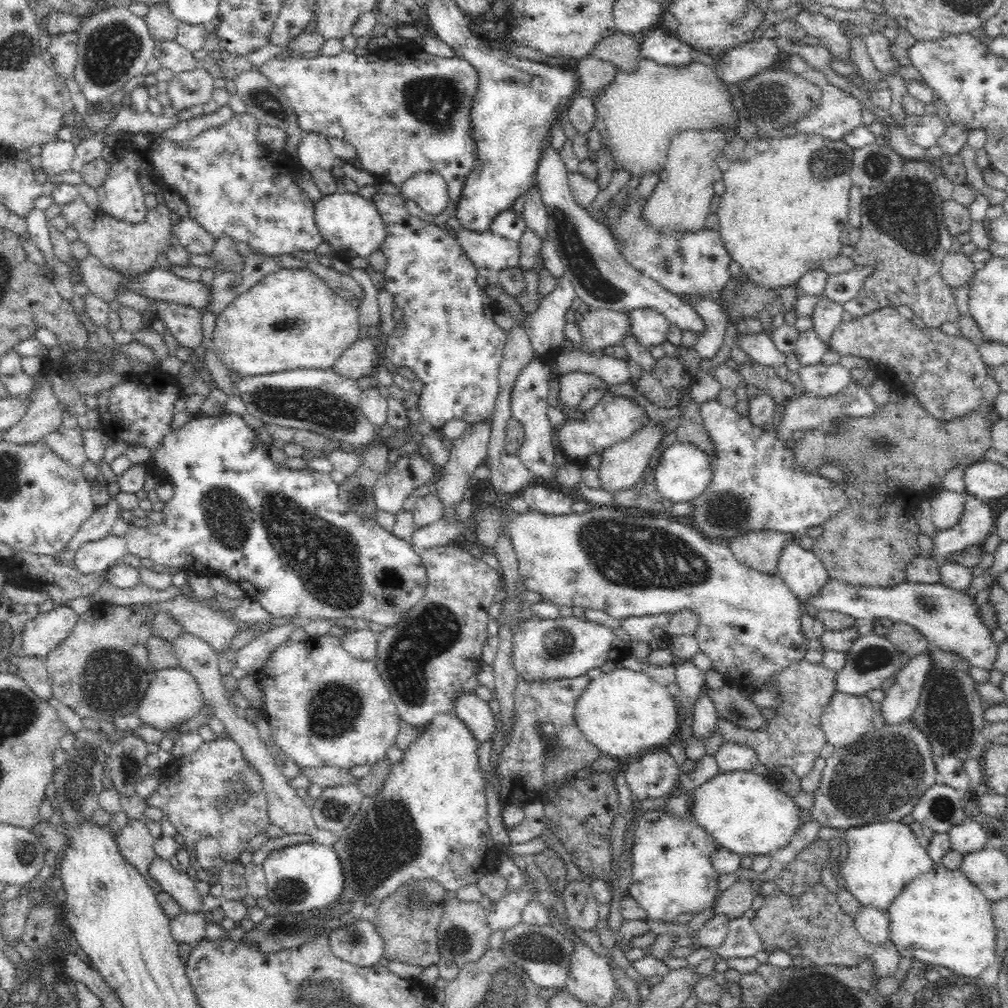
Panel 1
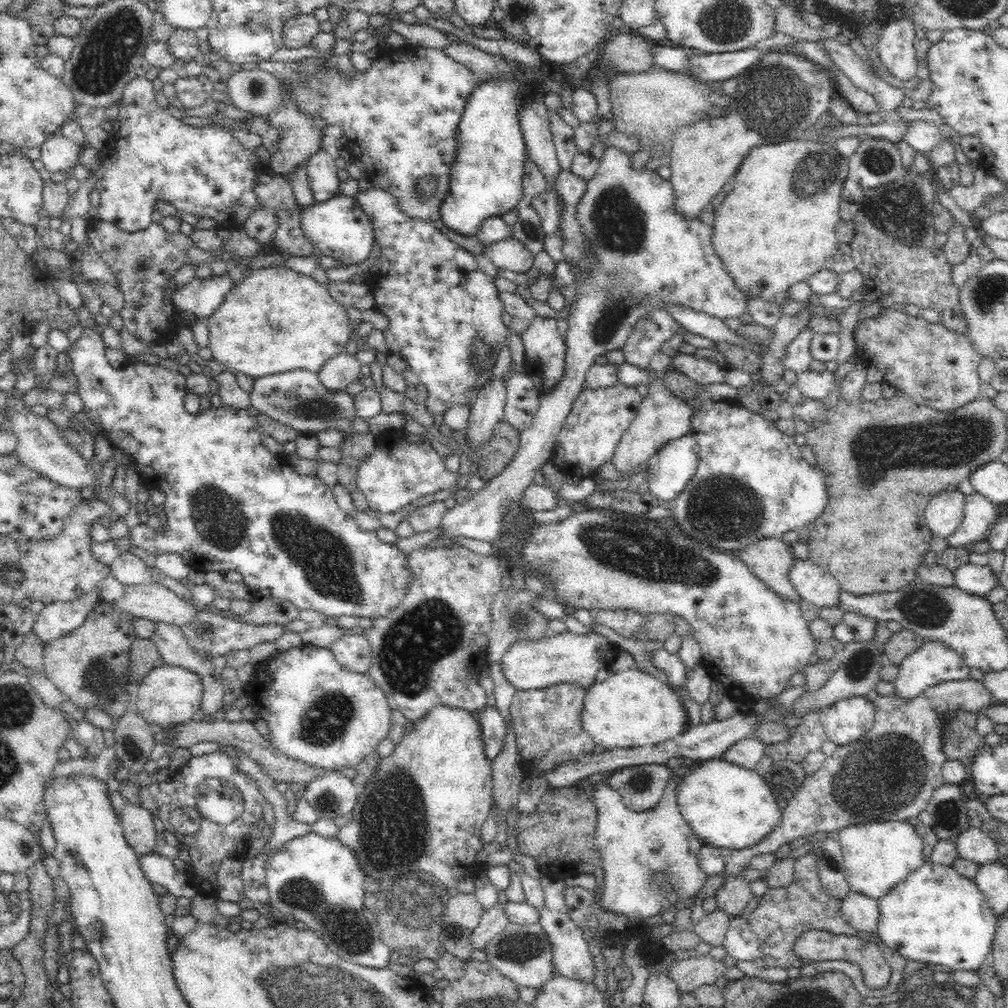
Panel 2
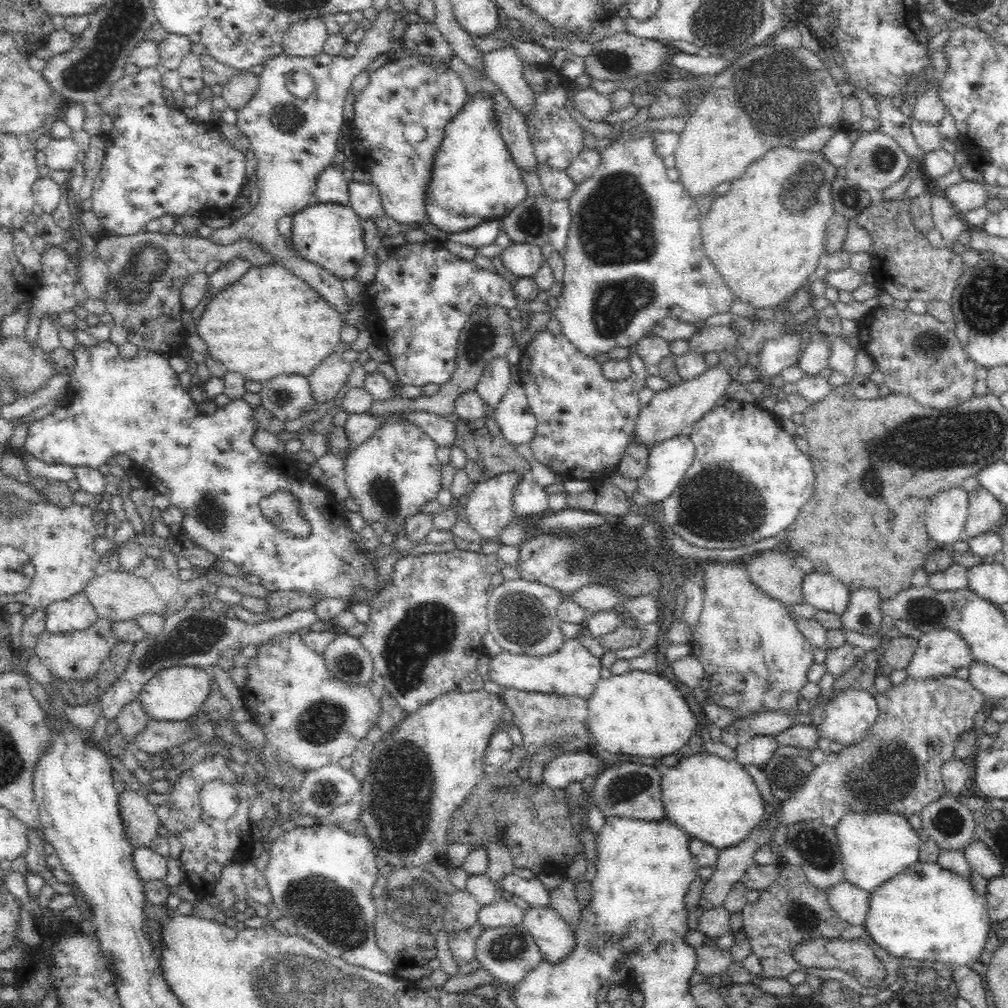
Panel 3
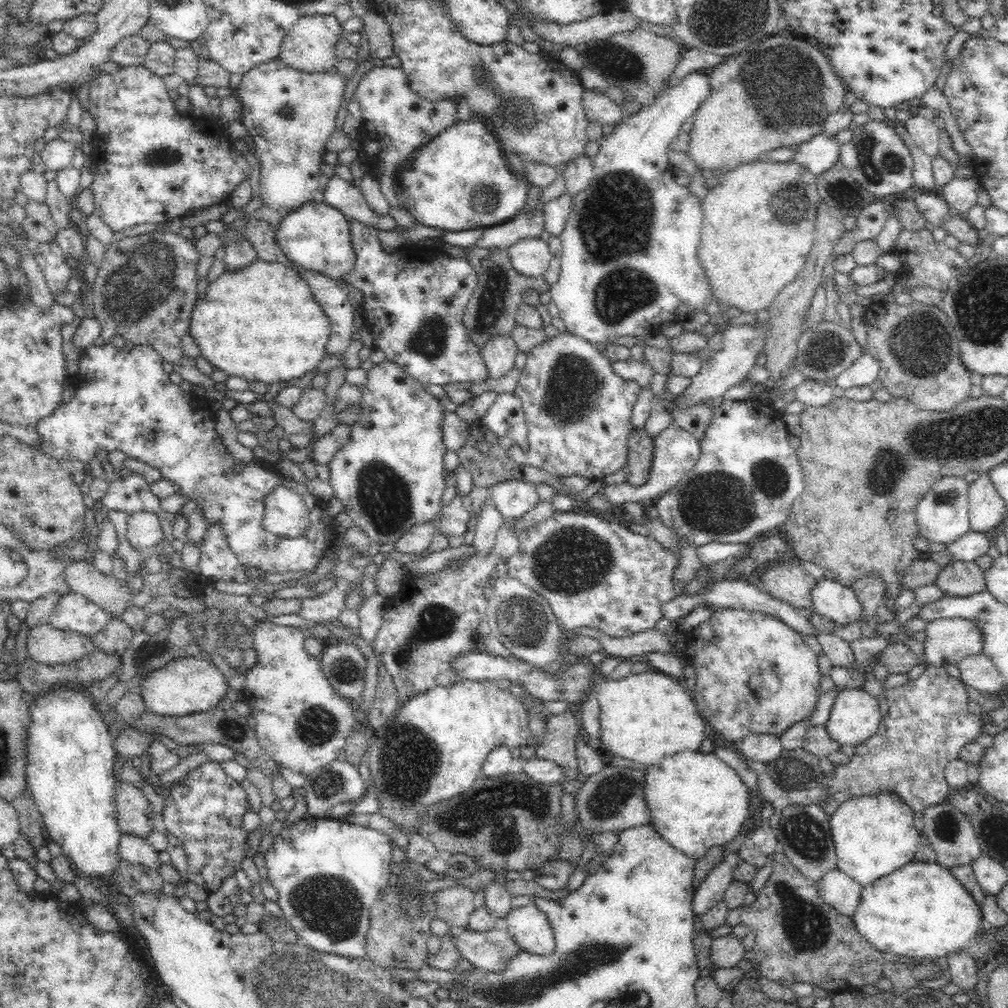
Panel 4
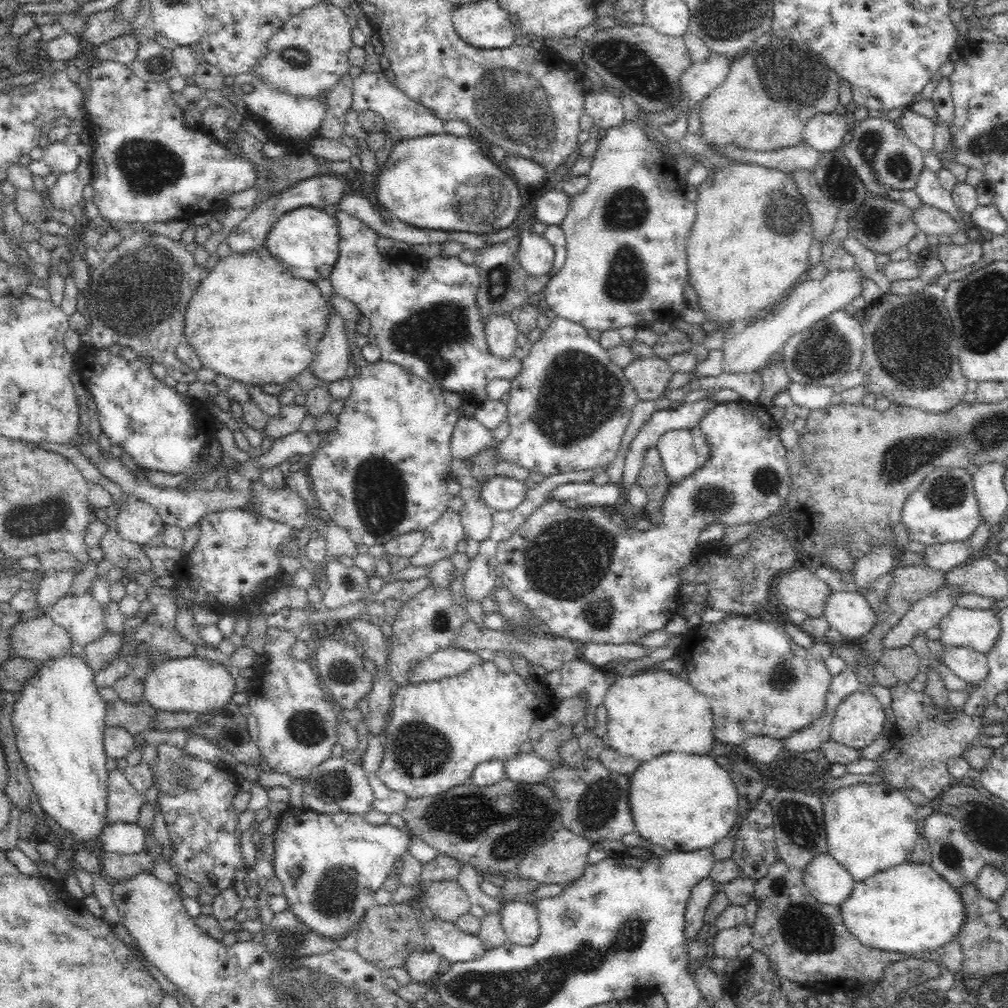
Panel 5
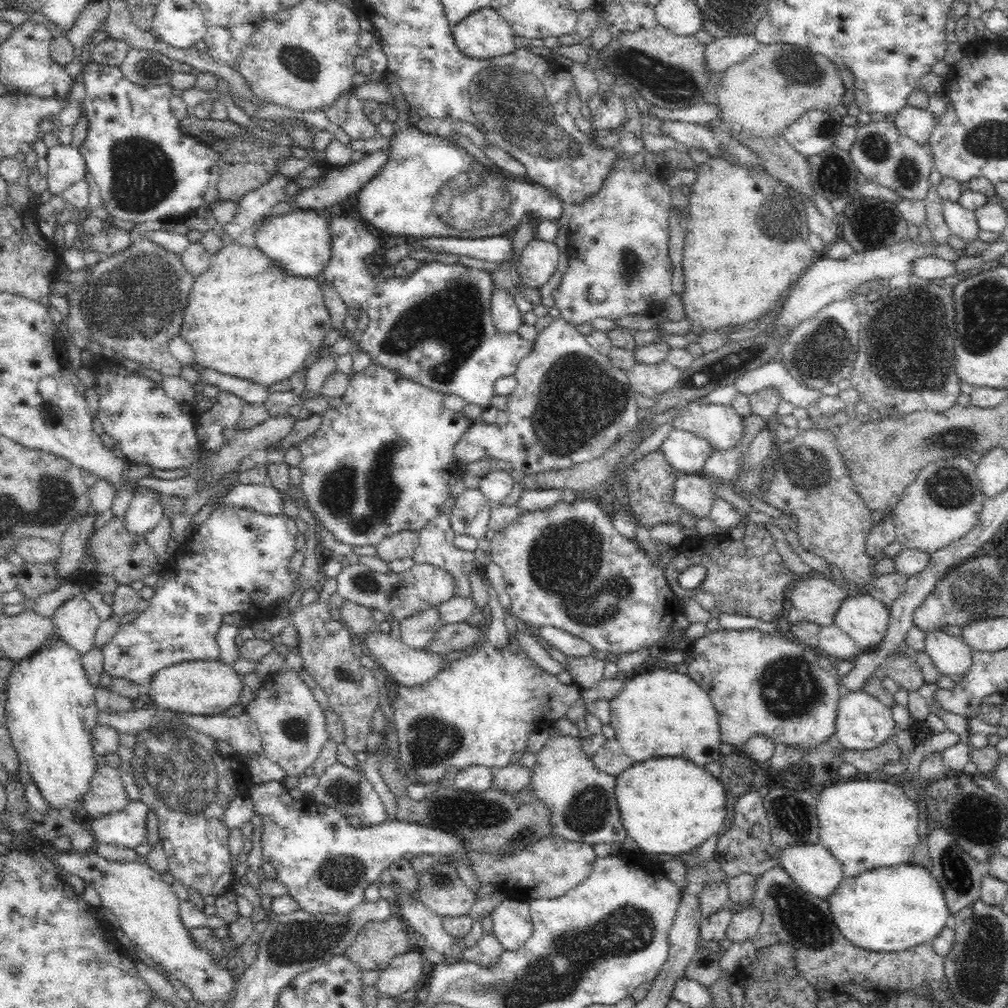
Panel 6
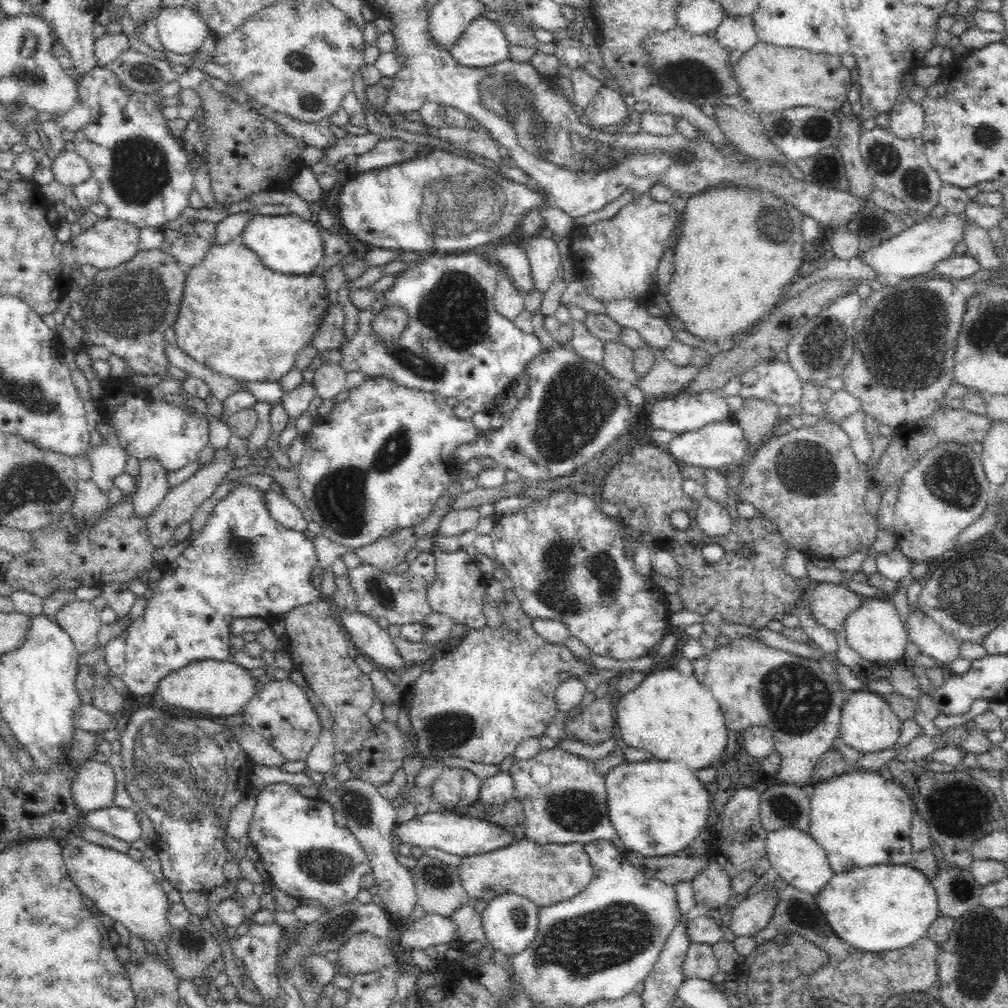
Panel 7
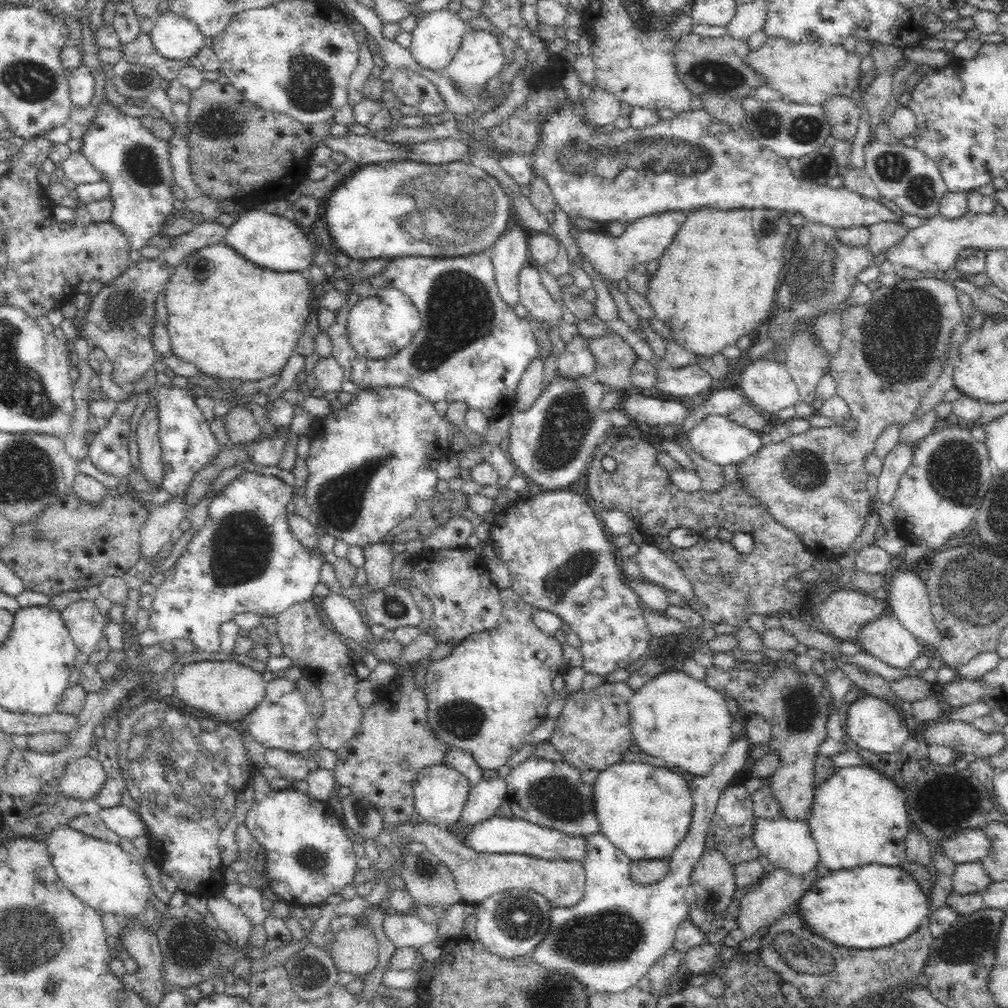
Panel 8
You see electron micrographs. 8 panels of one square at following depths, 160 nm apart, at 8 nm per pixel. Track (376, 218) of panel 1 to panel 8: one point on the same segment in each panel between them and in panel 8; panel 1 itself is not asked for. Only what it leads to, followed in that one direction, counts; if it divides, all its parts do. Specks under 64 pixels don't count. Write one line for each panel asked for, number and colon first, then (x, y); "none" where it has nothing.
2: (339, 227)
3: (329, 234)
4: (316, 236)
5: (306, 240)
6: (299, 241)
7: (288, 244)
8: (270, 241)

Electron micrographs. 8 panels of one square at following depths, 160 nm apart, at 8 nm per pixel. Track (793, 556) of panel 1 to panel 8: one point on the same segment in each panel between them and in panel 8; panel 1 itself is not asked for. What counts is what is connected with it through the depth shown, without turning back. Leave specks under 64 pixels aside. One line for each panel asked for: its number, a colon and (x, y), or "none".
2: (813, 584)
3: (823, 591)
4: (831, 599)
5: (849, 612)
6: (863, 618)
7: (874, 630)
8: (885, 638)

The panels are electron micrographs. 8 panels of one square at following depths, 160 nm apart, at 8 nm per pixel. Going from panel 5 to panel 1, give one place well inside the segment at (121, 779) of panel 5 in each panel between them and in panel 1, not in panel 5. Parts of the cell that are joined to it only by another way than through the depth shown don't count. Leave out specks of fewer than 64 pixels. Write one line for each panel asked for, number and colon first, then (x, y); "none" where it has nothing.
1: (135, 843)
2: (136, 821)
3: (140, 821)
4: (135, 816)

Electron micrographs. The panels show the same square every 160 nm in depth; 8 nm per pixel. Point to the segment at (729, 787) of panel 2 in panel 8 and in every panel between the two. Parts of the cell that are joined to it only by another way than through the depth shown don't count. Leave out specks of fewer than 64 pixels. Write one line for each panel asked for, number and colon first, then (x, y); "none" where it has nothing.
3: (716, 801)
4: (697, 801)
5: (683, 802)
6: (669, 806)
7: (659, 808)
8: (646, 811)

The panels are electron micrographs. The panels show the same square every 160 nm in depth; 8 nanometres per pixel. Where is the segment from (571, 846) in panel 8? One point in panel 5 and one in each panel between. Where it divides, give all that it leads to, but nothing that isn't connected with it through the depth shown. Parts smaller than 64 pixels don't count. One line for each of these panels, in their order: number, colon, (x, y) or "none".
5: (345, 860)
6: (325, 864)
7: (460, 835)

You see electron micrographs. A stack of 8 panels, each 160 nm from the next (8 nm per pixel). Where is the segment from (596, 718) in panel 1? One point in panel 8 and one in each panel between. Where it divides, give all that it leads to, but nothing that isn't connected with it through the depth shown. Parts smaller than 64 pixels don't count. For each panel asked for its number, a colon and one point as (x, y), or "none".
2: (631, 708)
3: (637, 713)
4: (646, 717)
5: (648, 714)
6: (668, 711)
7: (673, 716)
8: (681, 719)

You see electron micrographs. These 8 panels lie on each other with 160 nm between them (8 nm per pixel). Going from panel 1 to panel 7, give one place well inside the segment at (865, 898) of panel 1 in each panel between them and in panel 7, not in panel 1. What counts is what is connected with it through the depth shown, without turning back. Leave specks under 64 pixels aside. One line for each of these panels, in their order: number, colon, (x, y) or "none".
2: (877, 855)
3: (875, 847)
4: (874, 835)
5: (870, 828)
6: (866, 824)
7: (860, 819)

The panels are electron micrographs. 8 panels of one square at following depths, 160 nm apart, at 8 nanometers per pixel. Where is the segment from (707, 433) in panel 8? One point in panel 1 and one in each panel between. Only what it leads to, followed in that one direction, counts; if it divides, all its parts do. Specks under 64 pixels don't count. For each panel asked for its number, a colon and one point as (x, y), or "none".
1: (683, 473)
2: (669, 472)
3: (668, 462)
4: (675, 452)
5: (679, 459)
6: (685, 452)
7: (721, 444)

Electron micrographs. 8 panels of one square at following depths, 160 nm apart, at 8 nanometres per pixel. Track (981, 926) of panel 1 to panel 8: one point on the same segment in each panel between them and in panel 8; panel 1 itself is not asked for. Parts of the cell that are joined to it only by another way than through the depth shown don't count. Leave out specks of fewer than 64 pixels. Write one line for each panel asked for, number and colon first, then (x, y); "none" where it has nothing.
2: (935, 915)
3: (926, 912)
4: (921, 911)
5: (909, 908)
6: (893, 908)
7: (880, 908)
8: (874, 906)

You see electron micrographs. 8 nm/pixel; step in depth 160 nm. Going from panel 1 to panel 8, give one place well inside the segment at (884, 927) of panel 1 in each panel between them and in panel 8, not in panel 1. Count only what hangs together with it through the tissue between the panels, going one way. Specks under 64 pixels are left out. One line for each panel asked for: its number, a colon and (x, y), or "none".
2: (861, 913)
3: (852, 905)
4: (837, 890)
5: (830, 883)
6: (815, 869)
7: (797, 857)
8: (788, 844)

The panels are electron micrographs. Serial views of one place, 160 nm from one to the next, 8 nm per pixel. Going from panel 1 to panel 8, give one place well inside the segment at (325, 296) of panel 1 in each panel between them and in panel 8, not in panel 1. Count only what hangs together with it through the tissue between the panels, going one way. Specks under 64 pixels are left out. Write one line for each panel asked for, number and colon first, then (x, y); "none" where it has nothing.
2: (276, 320)
3: (269, 322)
4: (262, 322)
5: (251, 319)
6: (246, 317)
7: (238, 317)
8: (231, 318)

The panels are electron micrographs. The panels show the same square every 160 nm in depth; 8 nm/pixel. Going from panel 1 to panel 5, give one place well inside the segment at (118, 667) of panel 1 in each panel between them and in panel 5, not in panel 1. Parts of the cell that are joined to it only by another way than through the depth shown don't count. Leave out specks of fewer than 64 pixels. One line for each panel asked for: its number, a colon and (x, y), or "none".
2: (89, 665)
3: (77, 656)
4: (47, 645)
5: (38, 639)

